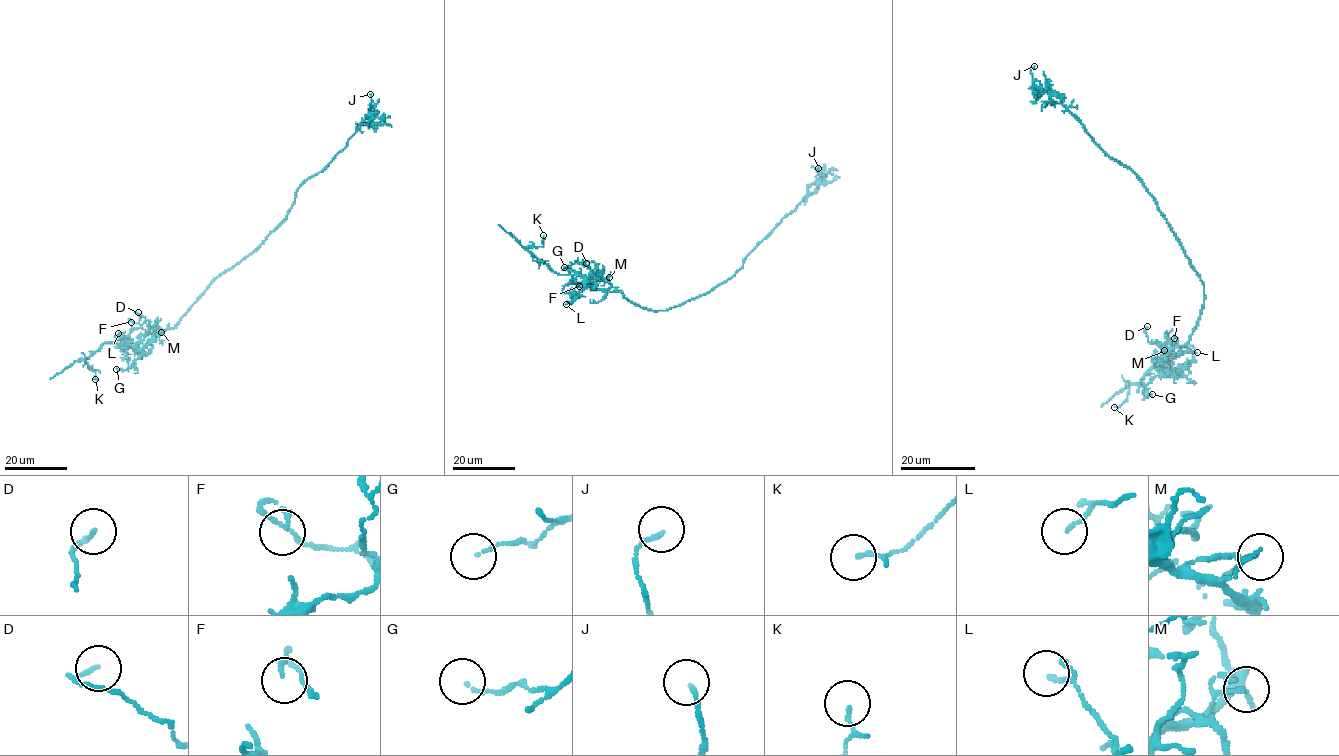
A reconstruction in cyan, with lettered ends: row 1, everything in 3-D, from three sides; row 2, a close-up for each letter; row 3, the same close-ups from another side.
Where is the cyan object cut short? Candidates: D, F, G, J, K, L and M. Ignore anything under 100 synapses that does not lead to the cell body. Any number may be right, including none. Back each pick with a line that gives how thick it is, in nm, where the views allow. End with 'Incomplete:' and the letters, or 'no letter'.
Incomplete: no letter

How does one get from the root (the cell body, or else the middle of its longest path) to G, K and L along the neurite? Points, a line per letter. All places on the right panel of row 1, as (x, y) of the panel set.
G: (1192, 267), (1203, 284), (1202, 311), (1190, 339), (1169, 351), (1150, 379), (1145, 392), (1152, 394)
K: (1192, 267), (1204, 301), (1190, 339), (1127, 385), (1127, 400), (1114, 407)
L: (1192, 267), (1203, 284), (1201, 314), (1190, 339), (1173, 347), (1158, 367), (1162, 371), (1183, 370), (1197, 352)

